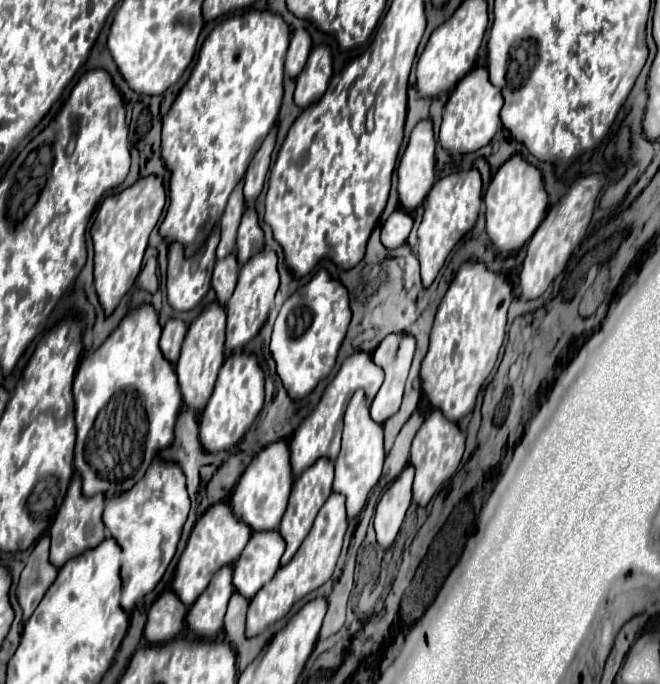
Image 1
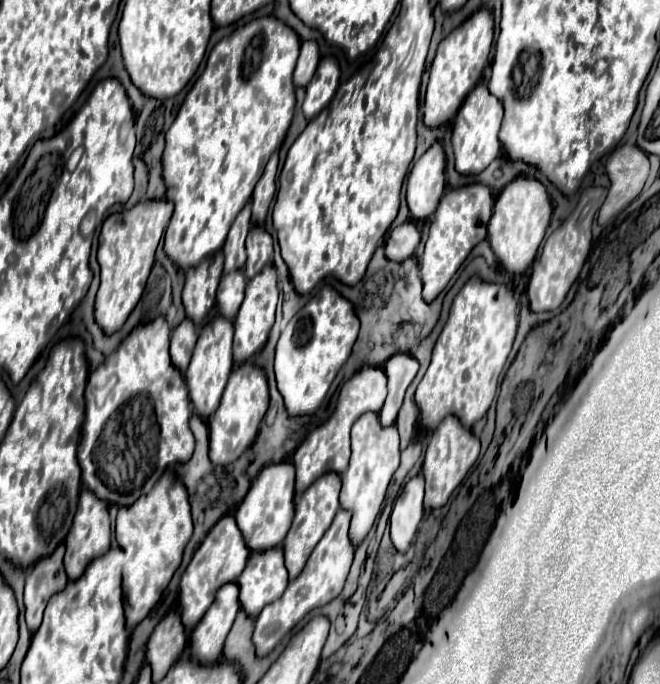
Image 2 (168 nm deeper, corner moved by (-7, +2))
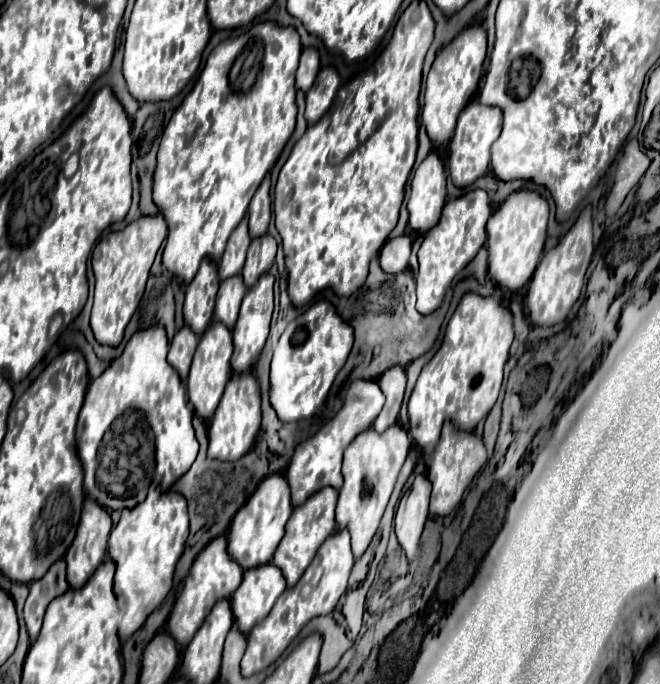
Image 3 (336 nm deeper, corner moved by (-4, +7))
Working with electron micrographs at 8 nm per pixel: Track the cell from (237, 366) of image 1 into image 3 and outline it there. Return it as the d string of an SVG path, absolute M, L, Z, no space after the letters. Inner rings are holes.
M234 372L230 382L226 384L224 396L212 416L212 424L208 428L208 458L216 460L238 460L244 452L254 444L256 432L260 428L260 386L252 372Z

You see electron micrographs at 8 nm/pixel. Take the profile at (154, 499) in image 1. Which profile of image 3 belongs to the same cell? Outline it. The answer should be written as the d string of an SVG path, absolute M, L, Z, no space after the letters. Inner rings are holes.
M154 490L144 502L122 512L120 522L112 528L108 540L108 552L116 562L114 594L122 606L122 620L118 628L120 642L126 642L170 592L174 568L184 550L186 538L188 510L184 496L178 492Z

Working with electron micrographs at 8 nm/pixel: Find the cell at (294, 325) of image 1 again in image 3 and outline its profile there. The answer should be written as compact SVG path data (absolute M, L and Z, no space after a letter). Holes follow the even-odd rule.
M318 300L292 320L274 350L270 368L270 402L282 422L296 422L312 416L326 400L328 390L344 366L354 342L354 330L344 322L328 300Z

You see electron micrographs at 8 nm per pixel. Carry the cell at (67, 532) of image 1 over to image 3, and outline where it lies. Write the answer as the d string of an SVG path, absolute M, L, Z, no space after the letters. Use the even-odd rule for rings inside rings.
M86 496L74 542L64 556L68 564L70 588L82 588L88 576L92 576L92 572L104 560L110 530L110 514L96 500Z

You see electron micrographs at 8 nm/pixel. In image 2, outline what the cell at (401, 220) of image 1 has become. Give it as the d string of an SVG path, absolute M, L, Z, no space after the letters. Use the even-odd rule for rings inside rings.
M407 221L387 235L385 257L389 261L405 261L407 257L415 255L417 245L419 245L419 231L411 221Z

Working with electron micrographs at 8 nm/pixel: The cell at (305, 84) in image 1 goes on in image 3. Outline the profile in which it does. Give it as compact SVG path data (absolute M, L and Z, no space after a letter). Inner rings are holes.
M322 68L320 76L316 76L316 84L306 92L306 120L308 124L314 124L320 120L320 116L330 108L332 98L340 86L340 76L334 68Z

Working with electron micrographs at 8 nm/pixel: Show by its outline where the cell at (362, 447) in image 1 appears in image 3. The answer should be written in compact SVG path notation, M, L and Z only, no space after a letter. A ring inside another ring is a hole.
M394 424L382 434L378 434L374 428L360 432L344 452L344 484L340 488L340 498L336 506L336 526L346 528L352 534L354 558L360 558L364 554L372 536L378 530L380 518L396 484L396 476L406 460L408 448L410 440L406 436L406 430Z

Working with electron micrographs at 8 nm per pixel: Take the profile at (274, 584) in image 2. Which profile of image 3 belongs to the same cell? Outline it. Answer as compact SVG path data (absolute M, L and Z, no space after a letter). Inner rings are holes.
M260 564L256 568L244 570L242 584L230 598L240 632L248 634L256 622L268 616L284 588L286 580L280 568L274 564Z

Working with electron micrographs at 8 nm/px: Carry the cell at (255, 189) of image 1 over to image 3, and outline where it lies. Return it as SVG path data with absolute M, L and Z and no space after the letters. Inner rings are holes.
M270 174L264 176L262 184L258 186L250 206L248 206L248 218L250 218L250 236L262 236L268 230L270 222Z

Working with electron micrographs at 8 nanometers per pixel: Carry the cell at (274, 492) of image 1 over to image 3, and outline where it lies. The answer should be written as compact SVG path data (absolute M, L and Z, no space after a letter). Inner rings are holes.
M282 474L266 476L260 482L260 488L256 488L256 492L248 498L248 502L236 512L228 530L228 552L244 570L272 560L272 554L284 536L284 526L290 518L290 512L292 512L292 502L288 492L288 482L284 480L284 476Z

